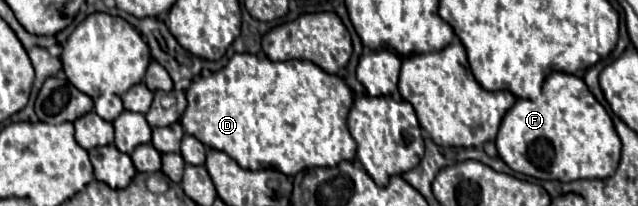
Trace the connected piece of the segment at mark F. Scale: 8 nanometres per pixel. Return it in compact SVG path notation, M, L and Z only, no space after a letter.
M549 74L541 100L517 100L497 134L499 158L515 172L539 180L603 180L619 166L619 136L605 108L573 74Z

